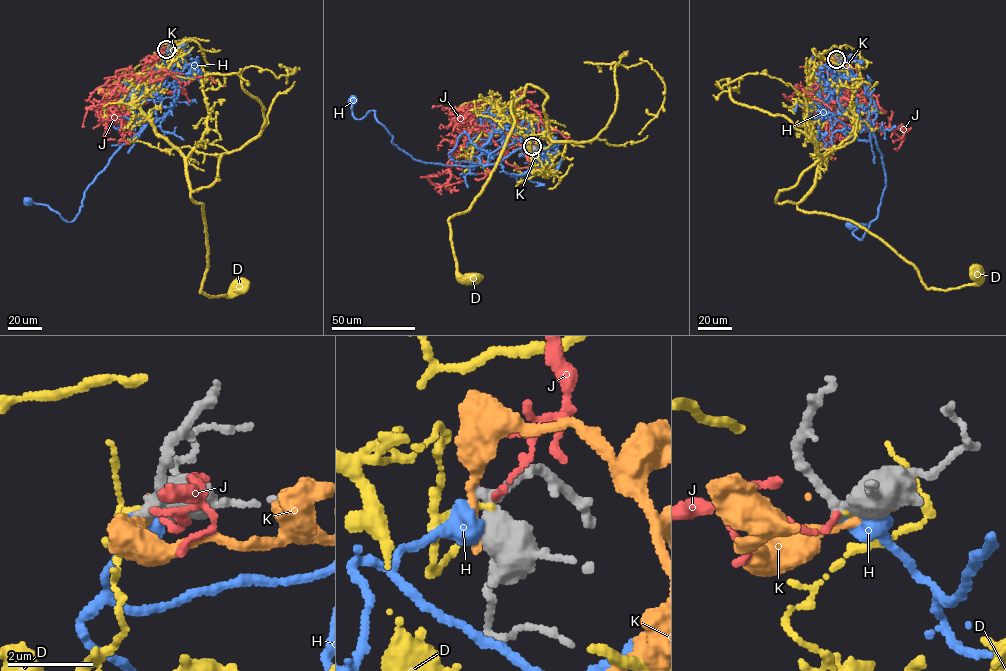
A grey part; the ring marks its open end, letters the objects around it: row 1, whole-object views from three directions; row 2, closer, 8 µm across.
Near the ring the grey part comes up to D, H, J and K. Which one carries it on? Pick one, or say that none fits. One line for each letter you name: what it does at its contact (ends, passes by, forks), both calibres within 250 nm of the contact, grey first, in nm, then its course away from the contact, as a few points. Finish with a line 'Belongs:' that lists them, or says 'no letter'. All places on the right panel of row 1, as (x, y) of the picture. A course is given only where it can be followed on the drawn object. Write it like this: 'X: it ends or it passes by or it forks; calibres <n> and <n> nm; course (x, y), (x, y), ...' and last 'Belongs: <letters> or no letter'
Belongs: no letter

